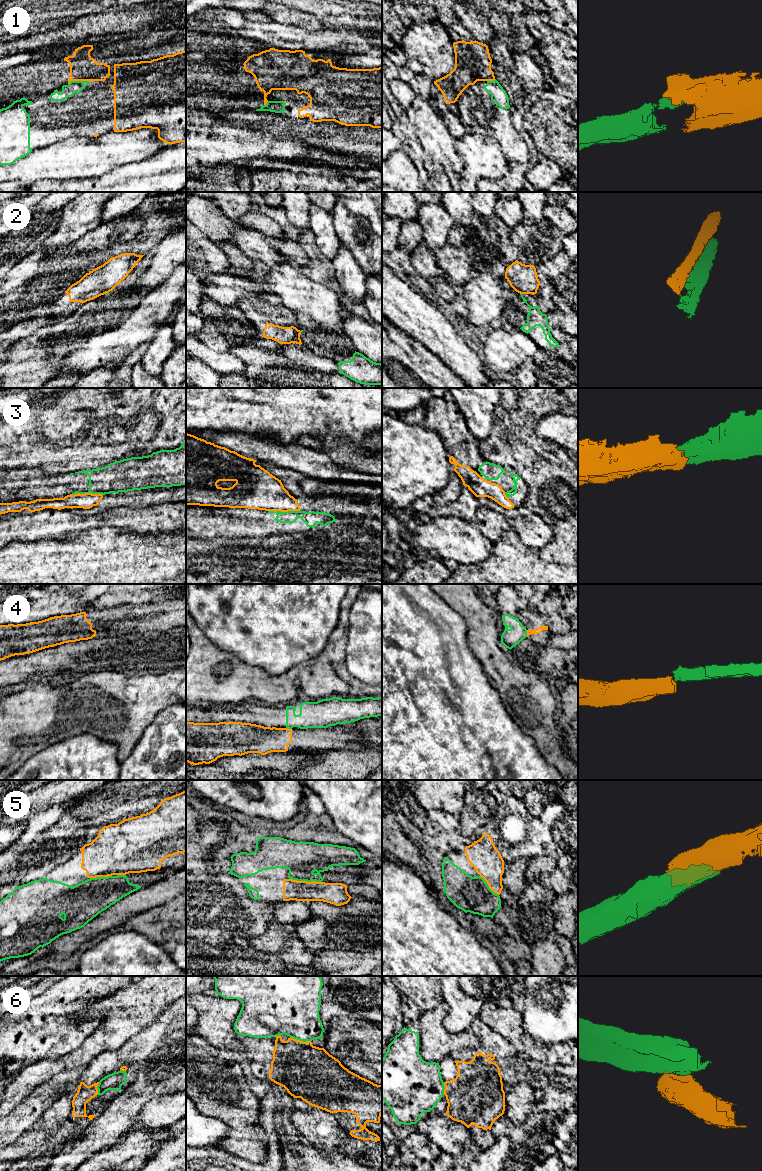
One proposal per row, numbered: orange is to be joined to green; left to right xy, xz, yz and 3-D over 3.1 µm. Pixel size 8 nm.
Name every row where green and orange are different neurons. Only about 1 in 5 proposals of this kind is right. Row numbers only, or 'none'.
2, 4, 6

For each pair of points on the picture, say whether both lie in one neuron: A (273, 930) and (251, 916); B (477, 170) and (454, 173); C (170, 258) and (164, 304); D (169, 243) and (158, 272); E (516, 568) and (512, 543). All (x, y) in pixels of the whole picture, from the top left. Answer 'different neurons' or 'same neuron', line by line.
A: different neurons
B: different neurons
C: different neurons
D: same neuron
E: same neuron

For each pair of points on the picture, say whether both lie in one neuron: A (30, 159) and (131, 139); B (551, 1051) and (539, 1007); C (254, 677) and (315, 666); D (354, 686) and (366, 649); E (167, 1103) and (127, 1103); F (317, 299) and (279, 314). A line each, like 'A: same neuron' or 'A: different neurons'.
A: same neuron
B: different neurons
C: same neuron
D: different neurons
E: different neurons
F: different neurons

